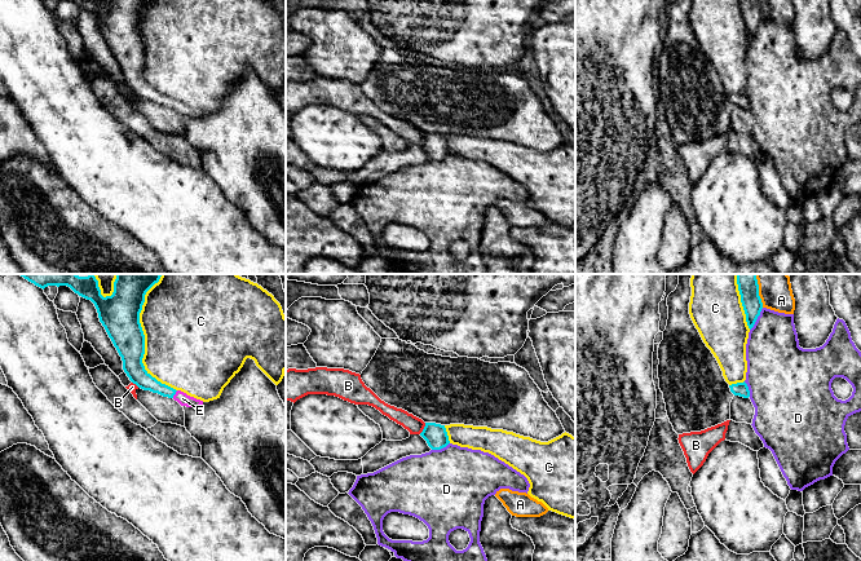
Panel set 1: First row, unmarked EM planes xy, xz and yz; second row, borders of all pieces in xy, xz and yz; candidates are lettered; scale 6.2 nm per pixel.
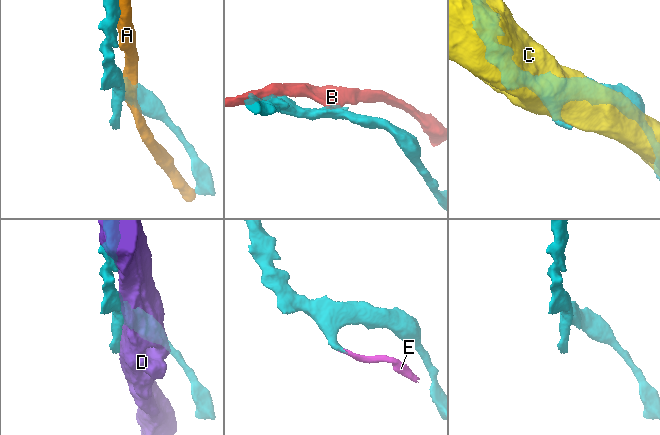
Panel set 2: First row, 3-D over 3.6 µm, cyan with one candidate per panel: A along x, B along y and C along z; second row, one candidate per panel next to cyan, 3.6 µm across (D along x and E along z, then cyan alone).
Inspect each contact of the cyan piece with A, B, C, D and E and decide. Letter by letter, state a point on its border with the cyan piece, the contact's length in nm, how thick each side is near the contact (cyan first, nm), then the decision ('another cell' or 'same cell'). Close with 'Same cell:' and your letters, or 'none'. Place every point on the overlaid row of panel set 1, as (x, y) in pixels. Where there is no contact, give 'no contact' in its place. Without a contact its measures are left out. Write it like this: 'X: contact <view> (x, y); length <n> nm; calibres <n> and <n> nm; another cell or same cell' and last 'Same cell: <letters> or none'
A: contact yz (758, 291); length 220 nm; calibres 130 and 200 nm; another cell
B: contact xz (424, 428); length 80 nm; calibres 140 and 110 nm; another cell
C: contact xy (144, 338); length 750 nm; calibres 260 and 500 nm; another cell
D: contact yz (756, 318); length 170 nm; calibres 130 and 340 nm; another cell
E: contact xy (175, 393); length 60 nm; calibres 110 and 80 nm; same cell
Same cell: E

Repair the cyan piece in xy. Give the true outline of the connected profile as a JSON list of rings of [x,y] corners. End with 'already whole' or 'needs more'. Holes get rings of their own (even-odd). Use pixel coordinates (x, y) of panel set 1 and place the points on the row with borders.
[[[19,274],[40,288],[67,286],[79,296],[90,300],[98,313],[100,322],[123,361],[123,370],[129,380],[144,390],[173,398],[181,406],[199,407],[203,401],[162,384],[153,377],[142,363],[145,335],[140,323],[140,313],[146,292],[159,282],[162,274],[116,274],[114,292],[103,297],[94,274]]]; needs more

